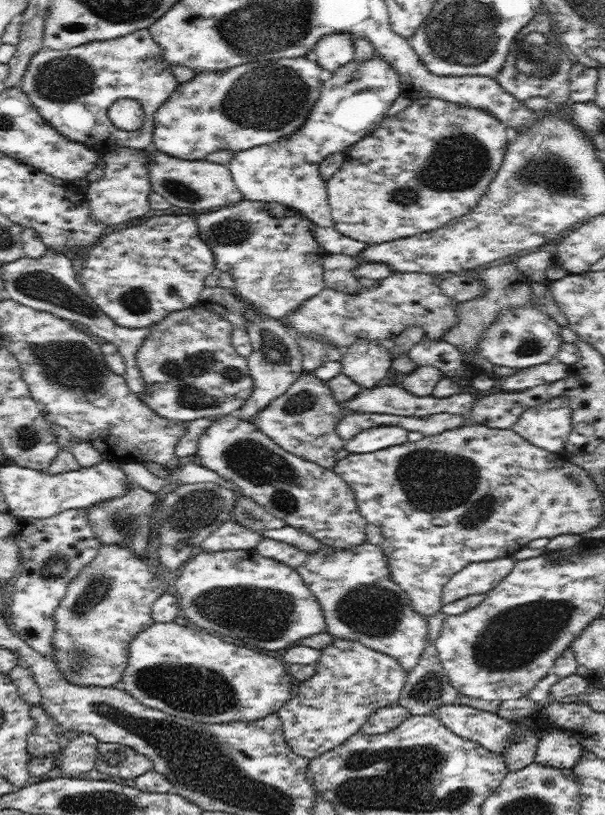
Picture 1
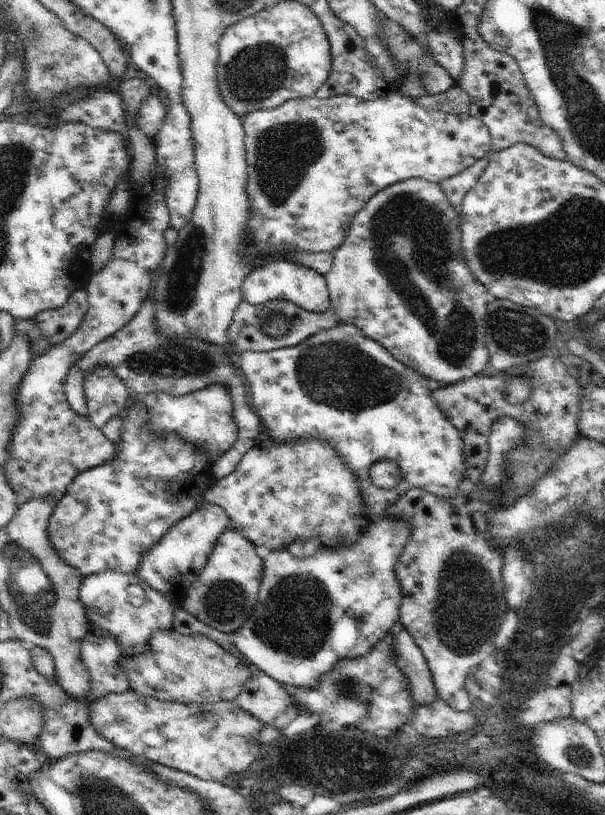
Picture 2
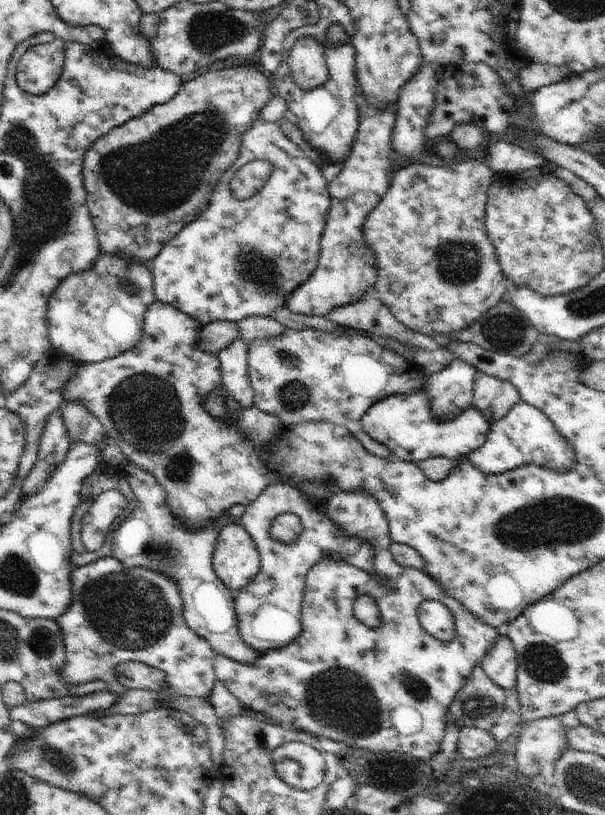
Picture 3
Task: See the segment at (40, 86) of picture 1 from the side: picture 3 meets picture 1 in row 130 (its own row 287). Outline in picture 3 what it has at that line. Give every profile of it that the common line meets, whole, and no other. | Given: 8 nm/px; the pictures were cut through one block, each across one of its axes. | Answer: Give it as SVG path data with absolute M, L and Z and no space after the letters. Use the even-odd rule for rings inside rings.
M100 253L92 269L63 279L49 298L47 317L51 343L86 364L133 349L143 335L145 312L155 301L153 284L148 266L128 263L115 254ZM125 283L134 286L135 291L127 291Z

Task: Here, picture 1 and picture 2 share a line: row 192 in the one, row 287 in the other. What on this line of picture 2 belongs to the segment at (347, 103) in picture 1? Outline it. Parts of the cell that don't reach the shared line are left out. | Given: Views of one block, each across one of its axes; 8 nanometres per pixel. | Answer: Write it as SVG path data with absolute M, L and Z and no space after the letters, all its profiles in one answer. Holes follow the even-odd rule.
M272 261L255 268L246 275L241 291L243 300L253 305L263 305L274 299L286 299L312 312L325 311L331 306L325 276L292 261Z

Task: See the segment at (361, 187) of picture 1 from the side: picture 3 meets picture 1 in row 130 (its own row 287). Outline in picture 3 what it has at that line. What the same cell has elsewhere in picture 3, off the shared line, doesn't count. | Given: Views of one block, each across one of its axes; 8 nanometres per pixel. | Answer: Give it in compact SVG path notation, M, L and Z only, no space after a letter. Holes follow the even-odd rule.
M474 159L442 167L412 163L395 174L376 208L366 217L364 247L371 250L378 268L372 294L409 329L429 337L451 335L466 330L502 302L508 280L485 225L487 190L495 175L486 163Z

